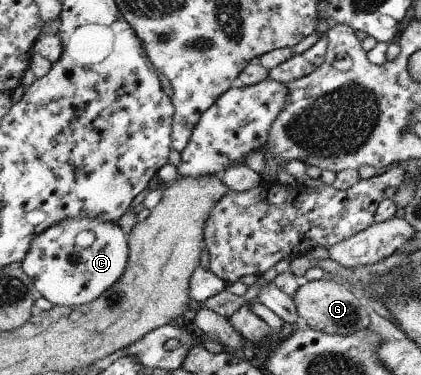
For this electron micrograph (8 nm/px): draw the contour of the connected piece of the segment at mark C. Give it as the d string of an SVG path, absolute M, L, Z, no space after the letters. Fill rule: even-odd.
M64 219L36 235L19 263L38 296L53 306L83 306L110 289L127 262L127 236L115 223Z

